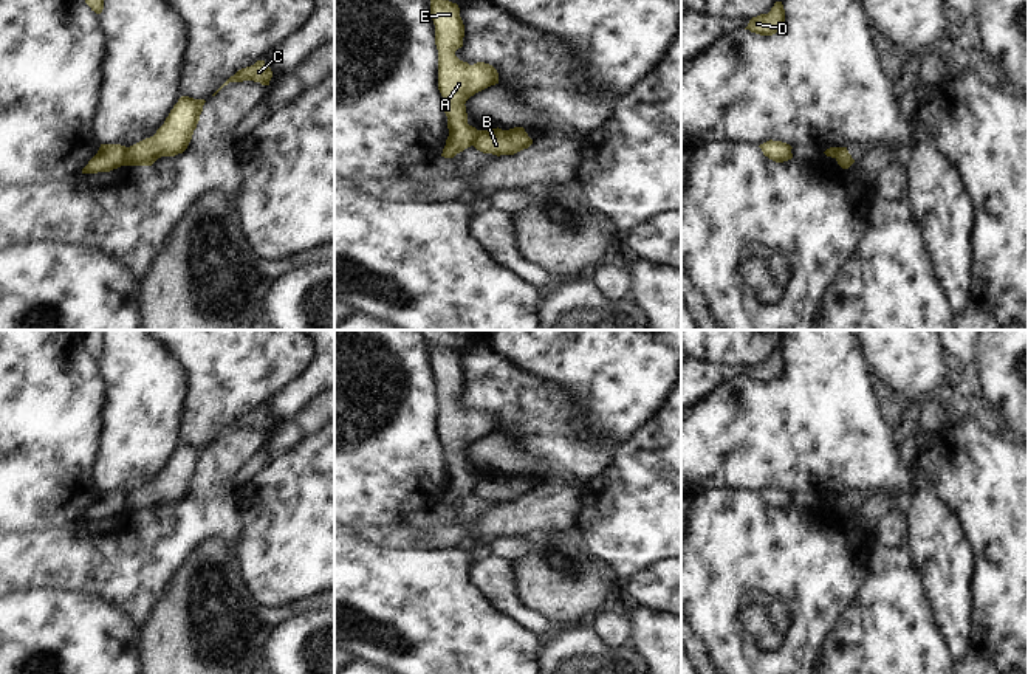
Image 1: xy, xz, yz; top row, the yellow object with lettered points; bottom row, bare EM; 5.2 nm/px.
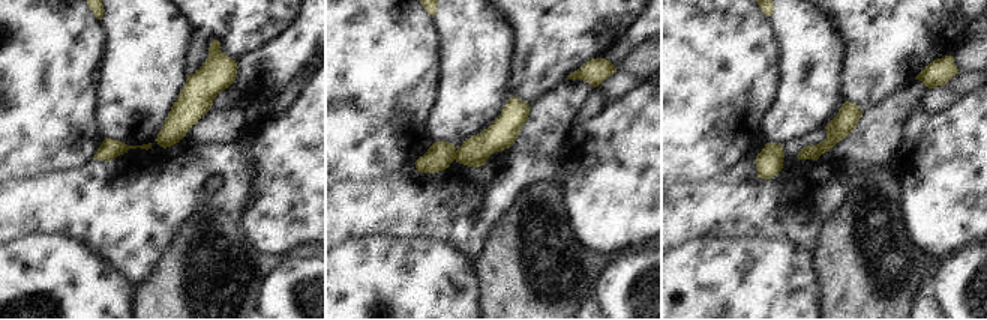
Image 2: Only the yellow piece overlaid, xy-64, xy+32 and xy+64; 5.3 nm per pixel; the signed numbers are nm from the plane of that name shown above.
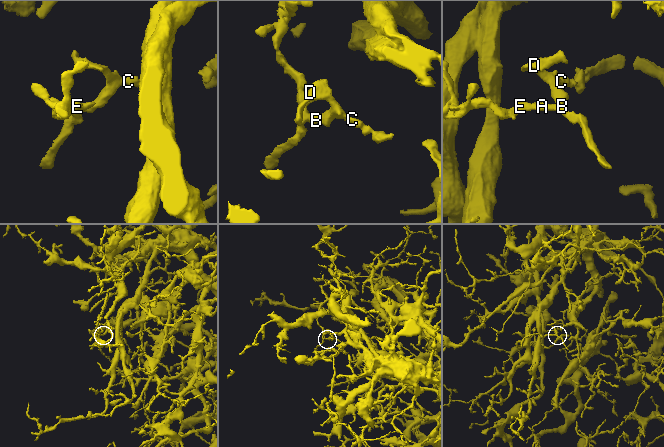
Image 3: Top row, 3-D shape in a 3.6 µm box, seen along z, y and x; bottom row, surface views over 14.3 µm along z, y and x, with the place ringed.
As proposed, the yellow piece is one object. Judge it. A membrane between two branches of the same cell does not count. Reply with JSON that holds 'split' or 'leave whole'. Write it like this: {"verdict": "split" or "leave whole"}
{"verdict": "split"}

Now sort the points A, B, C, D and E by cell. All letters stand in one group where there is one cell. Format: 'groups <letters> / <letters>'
groups A E / B C D

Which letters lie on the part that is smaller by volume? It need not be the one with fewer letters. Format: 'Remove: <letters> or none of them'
Remove: B, C, D

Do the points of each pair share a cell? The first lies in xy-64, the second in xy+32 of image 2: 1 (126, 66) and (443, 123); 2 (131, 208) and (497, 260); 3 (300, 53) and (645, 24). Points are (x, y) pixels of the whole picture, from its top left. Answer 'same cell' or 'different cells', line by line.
1: same cell
2: different cells
3: same cell

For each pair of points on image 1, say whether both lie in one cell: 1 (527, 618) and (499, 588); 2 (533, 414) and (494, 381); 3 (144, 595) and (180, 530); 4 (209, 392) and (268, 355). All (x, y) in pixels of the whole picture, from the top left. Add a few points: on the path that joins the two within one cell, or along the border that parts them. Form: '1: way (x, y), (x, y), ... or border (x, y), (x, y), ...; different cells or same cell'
1: way (519, 611), (505, 595); same cell
2: way (524, 405), (503, 389); same cell
3: way (144, 580), (144, 566), (164, 546); same cell
4: way (223, 378), (246, 355), (254, 355); same cell

